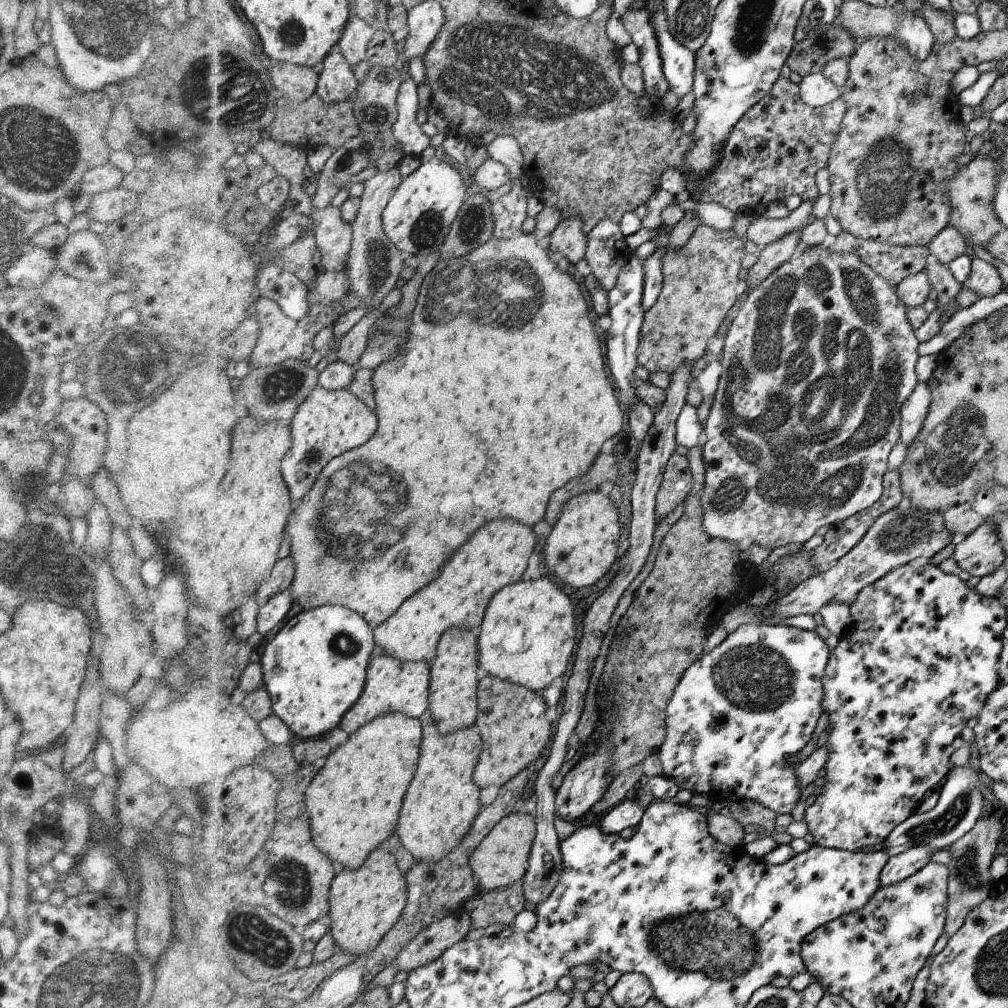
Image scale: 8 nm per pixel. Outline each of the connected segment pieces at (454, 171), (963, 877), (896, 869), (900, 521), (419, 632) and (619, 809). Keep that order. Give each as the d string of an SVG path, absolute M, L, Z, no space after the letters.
M433 158L409 176L396 191L384 213L384 228L394 244L405 255L414 255L422 260L440 253L448 240L451 226L458 218L464 204L466 186L458 169L452 164Z
M980 817L979 821L964 836L955 840L950 846L952 859L946 866L949 867L948 880L948 921L946 934L954 936L964 924L966 915L982 904L994 891L996 882L990 875L990 864L994 860L994 852L998 846L998 838L1002 834L1002 823L999 817Z
M916 845L900 854L891 856L881 874L881 884L893 885L905 878L912 877L930 862L932 848L928 845Z
M924 507L893 508L881 514L859 540L842 558L839 558L827 571L820 571L806 580L781 599L772 600L763 608L749 606L740 602L725 611L718 628L726 633L734 632L740 625L750 623L766 624L768 617L778 615L786 617L798 614L816 616L820 608L828 601L853 603L865 586L872 585L879 578L887 575L892 569L904 566L906 563L917 562L920 556L932 558L936 552L946 548L953 542L954 534L945 525L944 515L937 510L929 511Z
M494 520L458 550L442 574L415 594L388 621L375 629L377 645L386 655L402 661L430 663L434 666L442 637L450 628L478 628L490 598L508 584L522 581L532 556L536 538L532 528L514 520Z
M631 795L600 817L601 830L607 835L618 835L628 826L636 827L641 821L644 810L638 805L635 796Z

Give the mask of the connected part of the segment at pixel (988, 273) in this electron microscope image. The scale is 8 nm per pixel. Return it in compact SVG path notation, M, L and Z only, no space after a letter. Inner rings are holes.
M975 257L972 259L970 276L963 282L962 287L973 290L982 297L993 297L1002 292L1002 279L998 269L990 262Z

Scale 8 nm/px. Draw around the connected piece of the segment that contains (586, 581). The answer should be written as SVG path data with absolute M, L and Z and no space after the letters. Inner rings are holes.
M601 492L582 493L563 506L547 538L545 562L556 578L576 590L602 580L618 558L620 522L614 504Z

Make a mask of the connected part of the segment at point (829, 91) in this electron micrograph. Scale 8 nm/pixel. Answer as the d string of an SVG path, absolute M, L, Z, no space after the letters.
M821 71L802 77L798 86L802 102L814 108L834 102L843 93L842 89Z

